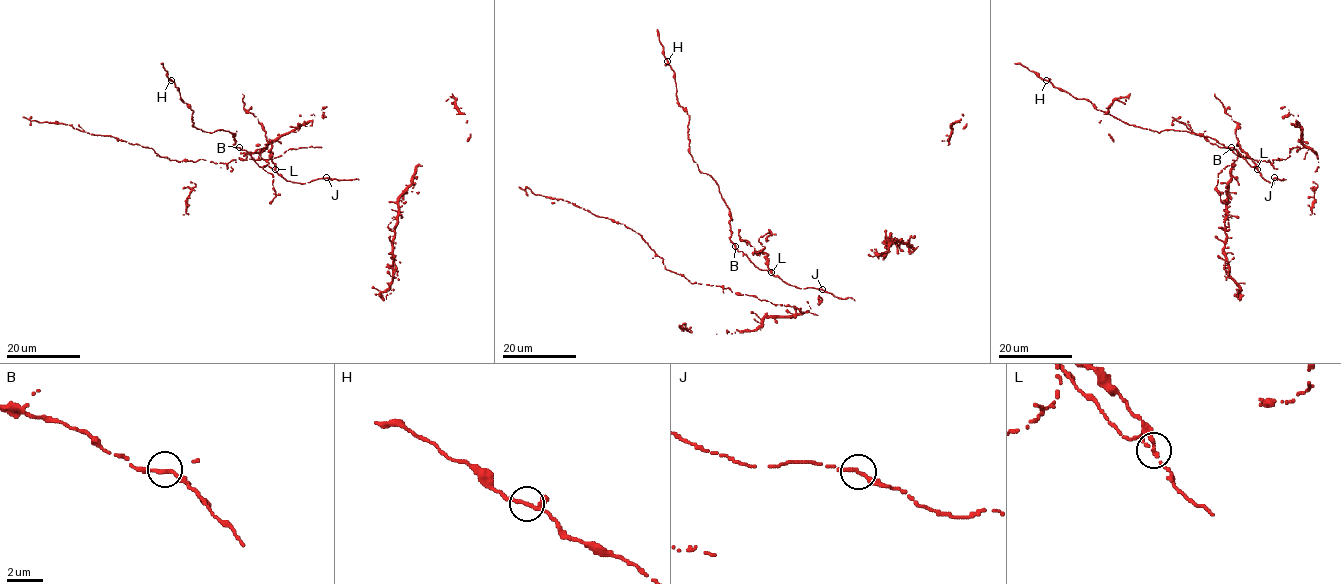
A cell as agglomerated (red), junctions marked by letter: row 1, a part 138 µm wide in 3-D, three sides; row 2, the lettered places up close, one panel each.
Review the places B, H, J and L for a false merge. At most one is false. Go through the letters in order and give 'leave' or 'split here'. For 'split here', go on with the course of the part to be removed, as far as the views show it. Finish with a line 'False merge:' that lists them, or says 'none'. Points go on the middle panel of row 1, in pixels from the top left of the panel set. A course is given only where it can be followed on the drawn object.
B: leave
H: leave
J: leave
L: split here; course (771, 272), (767, 254), (754, 252), (764, 247), (758, 240), (769, 231), (772, 235), (766, 242)
False merge: L

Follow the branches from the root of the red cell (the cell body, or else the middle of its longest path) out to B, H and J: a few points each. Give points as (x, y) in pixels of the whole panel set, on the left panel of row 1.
B: (285, 178), (268, 165), (259, 166), (239, 147)
H: (285, 178), (235, 147), (228, 130), (194, 127), (193, 111), (171, 80)
J: (285, 178), (304, 184), (326, 177)

